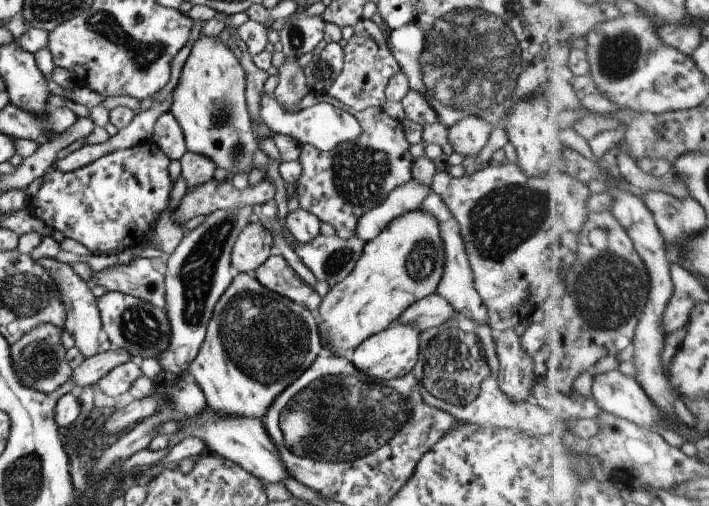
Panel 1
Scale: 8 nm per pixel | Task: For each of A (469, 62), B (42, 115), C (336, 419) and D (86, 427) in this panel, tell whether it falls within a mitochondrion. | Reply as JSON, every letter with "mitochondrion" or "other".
{"A":"mitochondrion","B":"other","C":"mitochondrion","D":"other"}

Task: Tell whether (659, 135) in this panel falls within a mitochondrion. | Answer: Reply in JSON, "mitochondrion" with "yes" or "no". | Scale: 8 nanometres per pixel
{"mitochondrion":"yes"}

